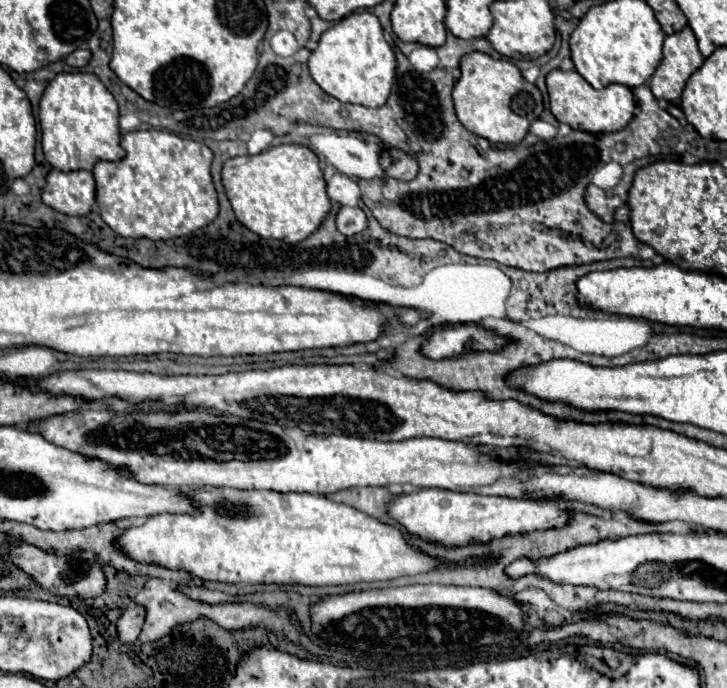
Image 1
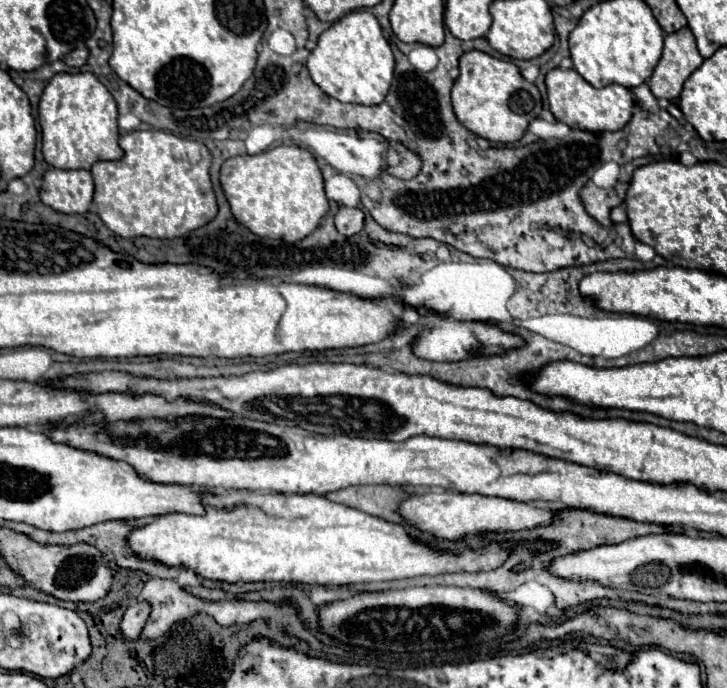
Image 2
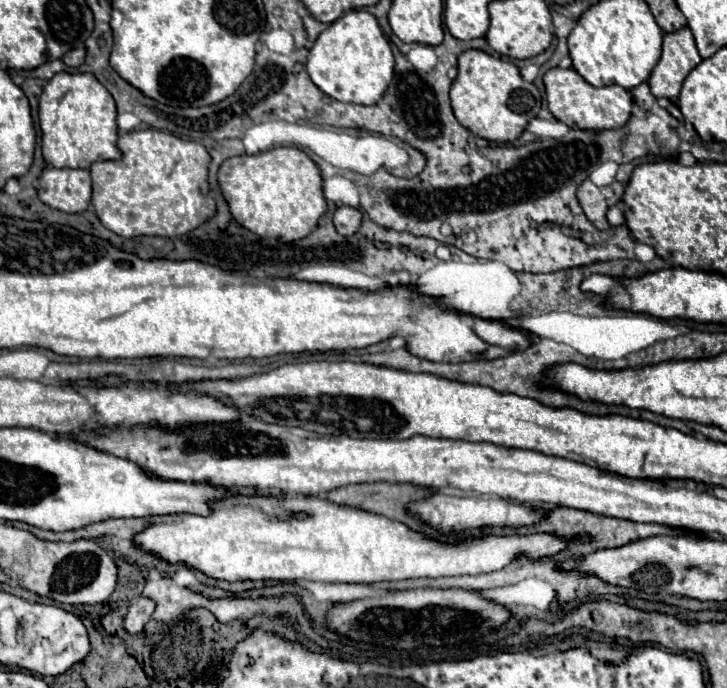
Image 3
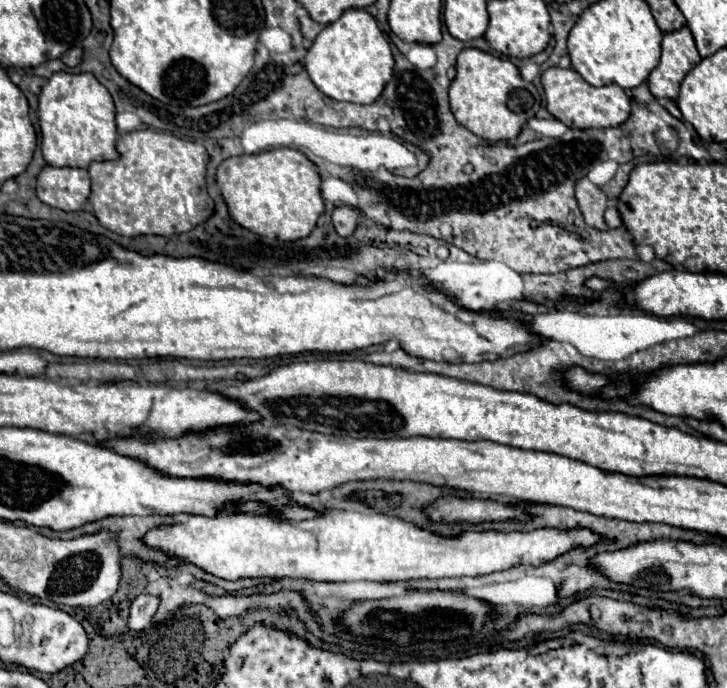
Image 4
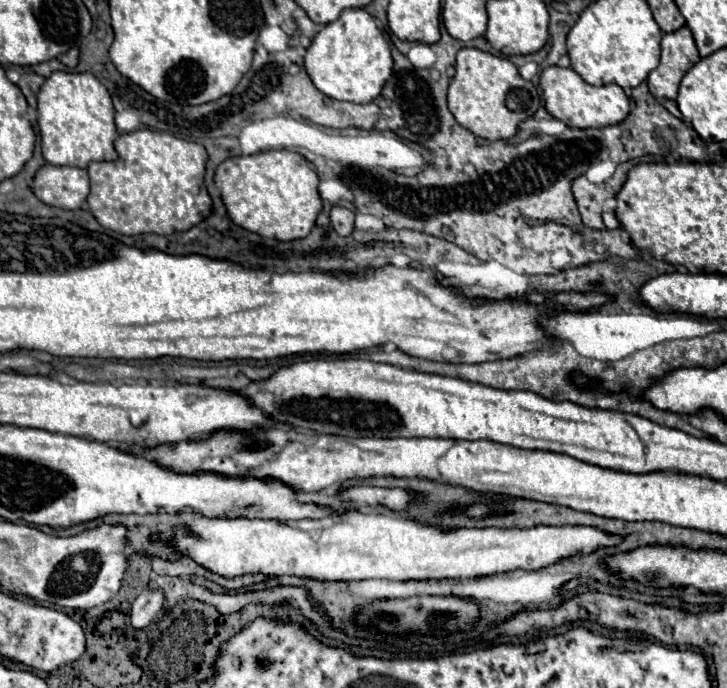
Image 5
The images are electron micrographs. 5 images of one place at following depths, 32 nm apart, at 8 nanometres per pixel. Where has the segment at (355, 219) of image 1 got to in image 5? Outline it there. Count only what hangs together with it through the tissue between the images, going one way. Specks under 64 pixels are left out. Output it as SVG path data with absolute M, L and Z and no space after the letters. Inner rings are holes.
M334 206L330 212L330 220L332 220L334 230L340 236L350 236L354 230L354 216L356 216L356 212L342 208L342 206Z

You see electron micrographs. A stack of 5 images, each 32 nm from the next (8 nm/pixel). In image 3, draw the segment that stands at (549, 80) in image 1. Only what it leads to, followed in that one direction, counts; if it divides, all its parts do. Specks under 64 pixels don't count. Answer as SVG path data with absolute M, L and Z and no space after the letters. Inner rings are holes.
M550 68L544 74L544 86L546 86L546 98L548 108L570 128L582 128L582 130L616 130L622 128L632 112L632 96L626 88L618 84L610 84L604 88L594 88L588 84L574 68L562 70L562 68Z

